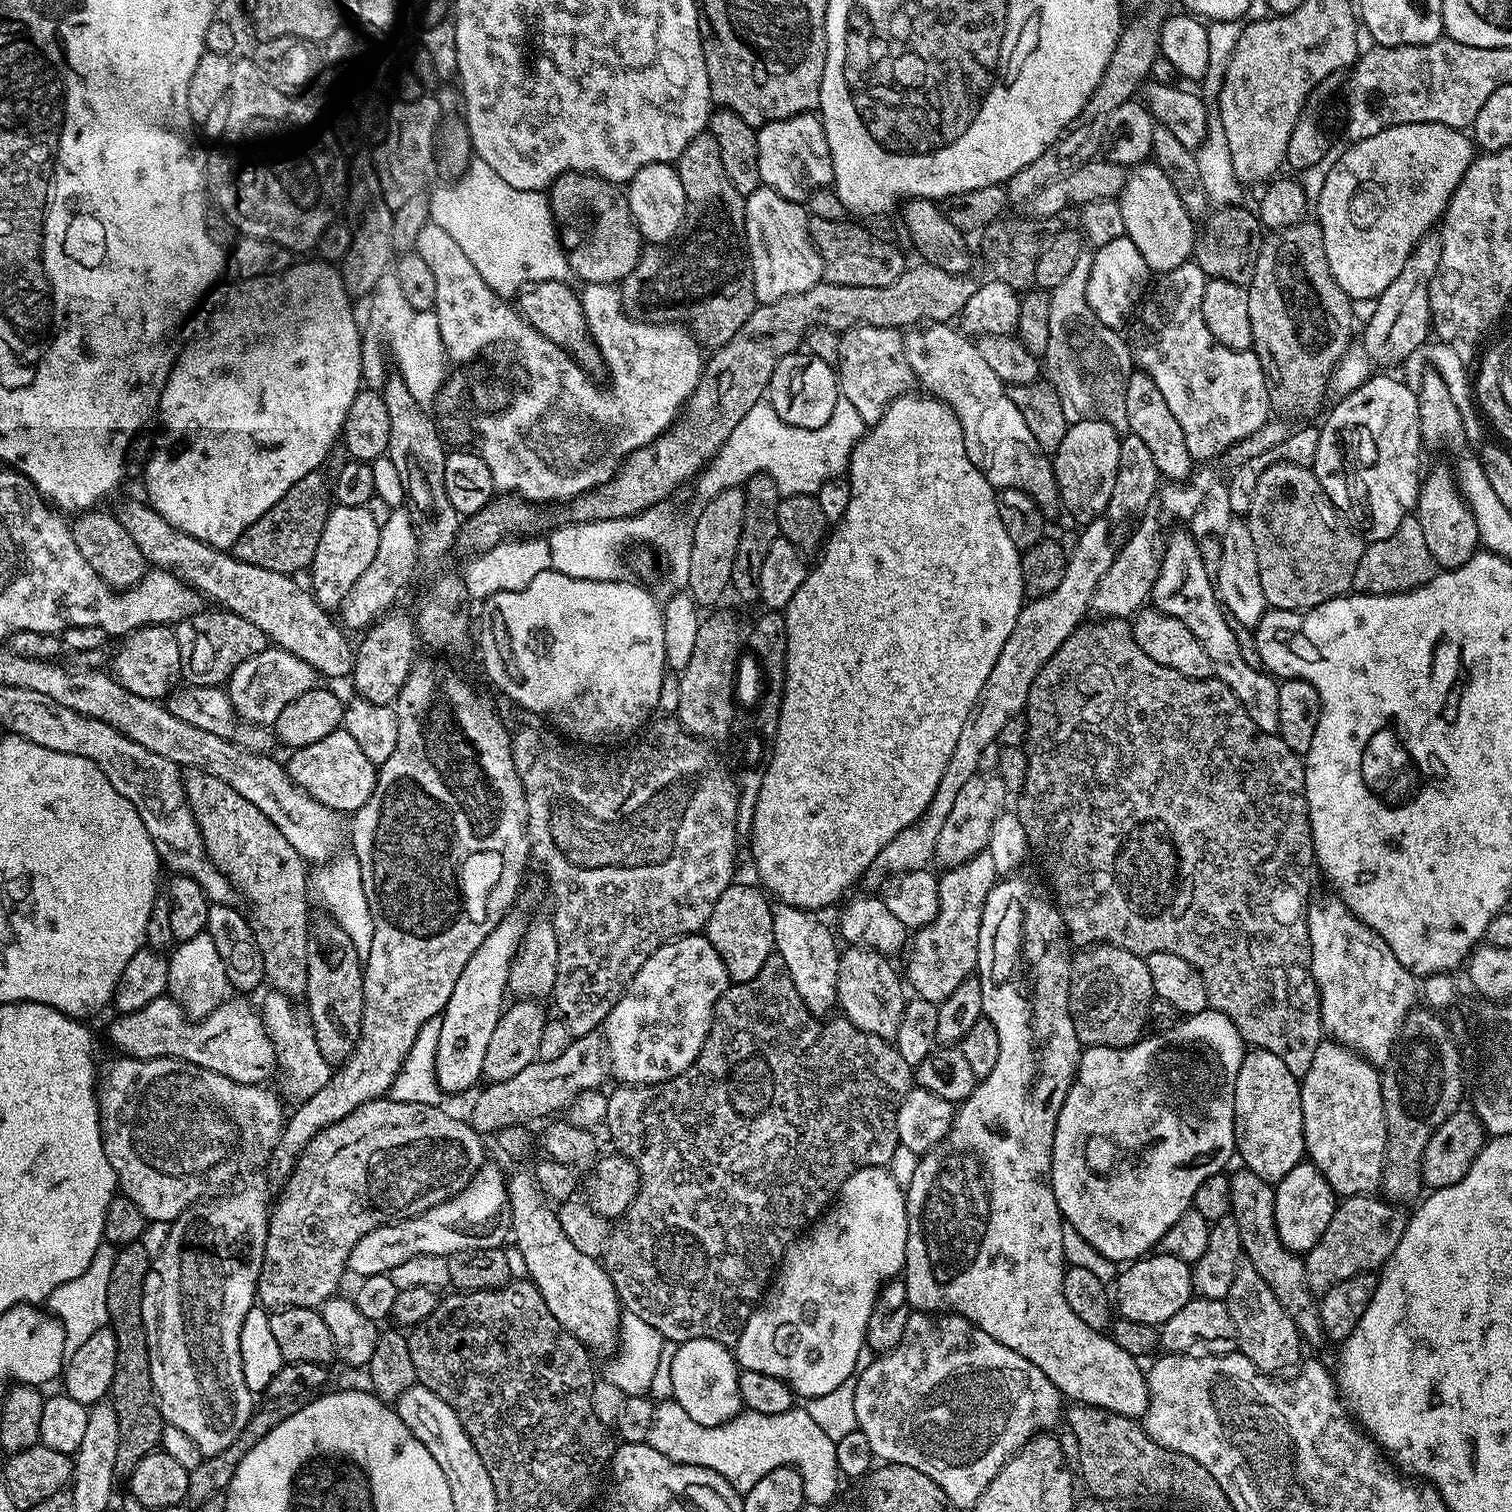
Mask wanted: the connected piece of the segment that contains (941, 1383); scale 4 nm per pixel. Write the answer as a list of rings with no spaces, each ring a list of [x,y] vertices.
[[[913,1311],[906,1322],[902,1340],[894,1346],[894,1350],[879,1353],[872,1359],[870,1366],[859,1369],[855,1382],[854,1418],[858,1431],[866,1434],[866,1439],[870,1441],[873,1457],[884,1464],[901,1464],[910,1466],[914,1470],[922,1470],[922,1474],[926,1474],[926,1478],[934,1478],[934,1482],[938,1482],[938,1486],[942,1486],[946,1498],[950,1498],[950,1502],[954,1502],[954,1506],[958,1506],[961,1510],[971,1510],[976,1505],[978,1498],[982,1498],[986,1486],[998,1474],[998,1470],[1002,1470],[1002,1466],[1006,1466],[1006,1462],[1018,1449],[1024,1446],[1026,1441],[1031,1440],[1037,1434],[1047,1433],[1059,1420],[1060,1423],[1062,1420],[1060,1391],[1053,1386],[1050,1378],[1046,1378],[1046,1374],[1042,1374],[1042,1370],[1038,1370],[1038,1366],[1026,1362],[1026,1358],[1022,1358],[1022,1354],[1010,1350],[1010,1346],[1002,1346],[1002,1342],[990,1338],[990,1334],[986,1334],[986,1330],[975,1328],[966,1318],[951,1314]]]

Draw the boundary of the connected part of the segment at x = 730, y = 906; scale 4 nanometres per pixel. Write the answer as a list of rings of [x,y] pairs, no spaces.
[[[733,882],[729,888],[722,890],[718,902],[714,902],[714,910],[706,925],[708,940],[714,950],[718,950],[728,971],[728,979],[733,984],[750,982],[750,978],[754,978],[754,974],[758,974],[758,970],[766,966],[776,947],[772,921],[773,905],[768,904],[769,897],[759,887],[756,888]]]

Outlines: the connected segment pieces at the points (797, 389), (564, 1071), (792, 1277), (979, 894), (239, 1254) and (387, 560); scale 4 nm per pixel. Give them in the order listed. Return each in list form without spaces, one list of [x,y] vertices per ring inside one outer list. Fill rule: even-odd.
[[[807,350],[791,352],[778,366],[774,366],[774,374],[768,383],[766,399],[774,406],[778,418],[795,428],[817,428],[830,422],[830,414],[834,414],[834,406],[840,397],[840,381],[835,367],[822,358],[813,356]]]
[[[599,1031],[577,1036],[566,1054],[553,1060],[538,1060],[526,1066],[514,1078],[489,1083],[479,1089],[480,1097],[472,1104],[470,1123],[475,1132],[487,1134],[499,1128],[512,1128],[515,1124],[528,1124],[540,1120],[551,1112],[571,1107],[583,1092],[603,1089],[604,1079],[609,1079],[608,1047]]]
[[[887,1167],[859,1168],[836,1193],[834,1203],[807,1230],[800,1233],[784,1251],[784,1259],[778,1265],[778,1271],[767,1289],[766,1295],[750,1314],[746,1326],[742,1330],[742,1338],[734,1345],[736,1363],[743,1370],[758,1370],[758,1374],[770,1374],[774,1378],[782,1378],[791,1386],[792,1391],[800,1398],[811,1398],[830,1394],[830,1390],[838,1390],[842,1382],[853,1379],[857,1371],[858,1354],[866,1347],[866,1322],[870,1322],[870,1310],[876,1305],[876,1295],[890,1280],[897,1279],[904,1271],[906,1258],[906,1230],[908,1215],[904,1201],[905,1189],[900,1188]]]
[[[987,850],[979,852],[977,856],[970,856],[959,864],[952,865],[939,877],[938,886],[938,914],[924,928],[915,929],[907,949],[908,976],[906,972],[906,984],[912,988],[921,1000],[929,1000],[938,1006],[954,990],[958,988],[967,976],[973,975],[976,970],[978,958],[978,930],[982,930],[982,910],[986,906],[986,898],[990,890],[998,882],[998,874],[994,870],[994,858],[990,858]]]
[[[248,1184],[241,1192],[233,1196],[217,1195],[215,1198],[205,1199],[203,1202],[192,1205],[178,1217],[171,1221],[169,1226],[169,1238],[163,1247],[160,1256],[154,1260],[154,1276],[160,1279],[160,1333],[154,1336],[154,1356],[152,1362],[152,1388],[156,1391],[156,1403],[160,1406],[160,1417],[165,1424],[178,1426],[178,1430],[184,1431],[189,1438],[194,1438],[198,1450],[203,1456],[217,1456],[226,1446],[246,1430],[246,1422],[250,1422],[254,1411],[254,1393],[250,1386],[246,1386],[246,1378],[242,1372],[242,1350],[238,1346],[238,1338],[242,1334],[242,1322],[246,1322],[246,1314],[257,1303],[256,1283],[262,1270],[264,1251],[266,1250],[266,1238],[268,1237],[268,1220],[270,1217],[270,1200],[268,1204],[268,1192],[259,1188],[256,1184]]]
[[[393,511],[392,517],[380,529],[378,554],[370,564],[370,570],[362,574],[362,578],[359,579],[342,608],[345,620],[343,623],[348,628],[350,626],[364,628],[363,630],[371,629],[391,609],[388,607],[407,590],[408,583],[416,576],[416,567],[419,566],[420,560],[422,561],[422,545],[413,517],[405,512]]]

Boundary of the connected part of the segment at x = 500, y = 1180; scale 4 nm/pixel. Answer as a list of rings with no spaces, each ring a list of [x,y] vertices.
[[[488,1162],[461,1192],[446,1202],[426,1210],[420,1216],[411,1216],[408,1220],[397,1220],[395,1224],[384,1224],[381,1228],[370,1230],[370,1234],[354,1246],[347,1271],[351,1275],[353,1272],[356,1278],[382,1276],[418,1254],[449,1257],[466,1250],[499,1248],[505,1243],[504,1239],[509,1239],[511,1227],[508,1181],[505,1173],[500,1173],[492,1162]]]

